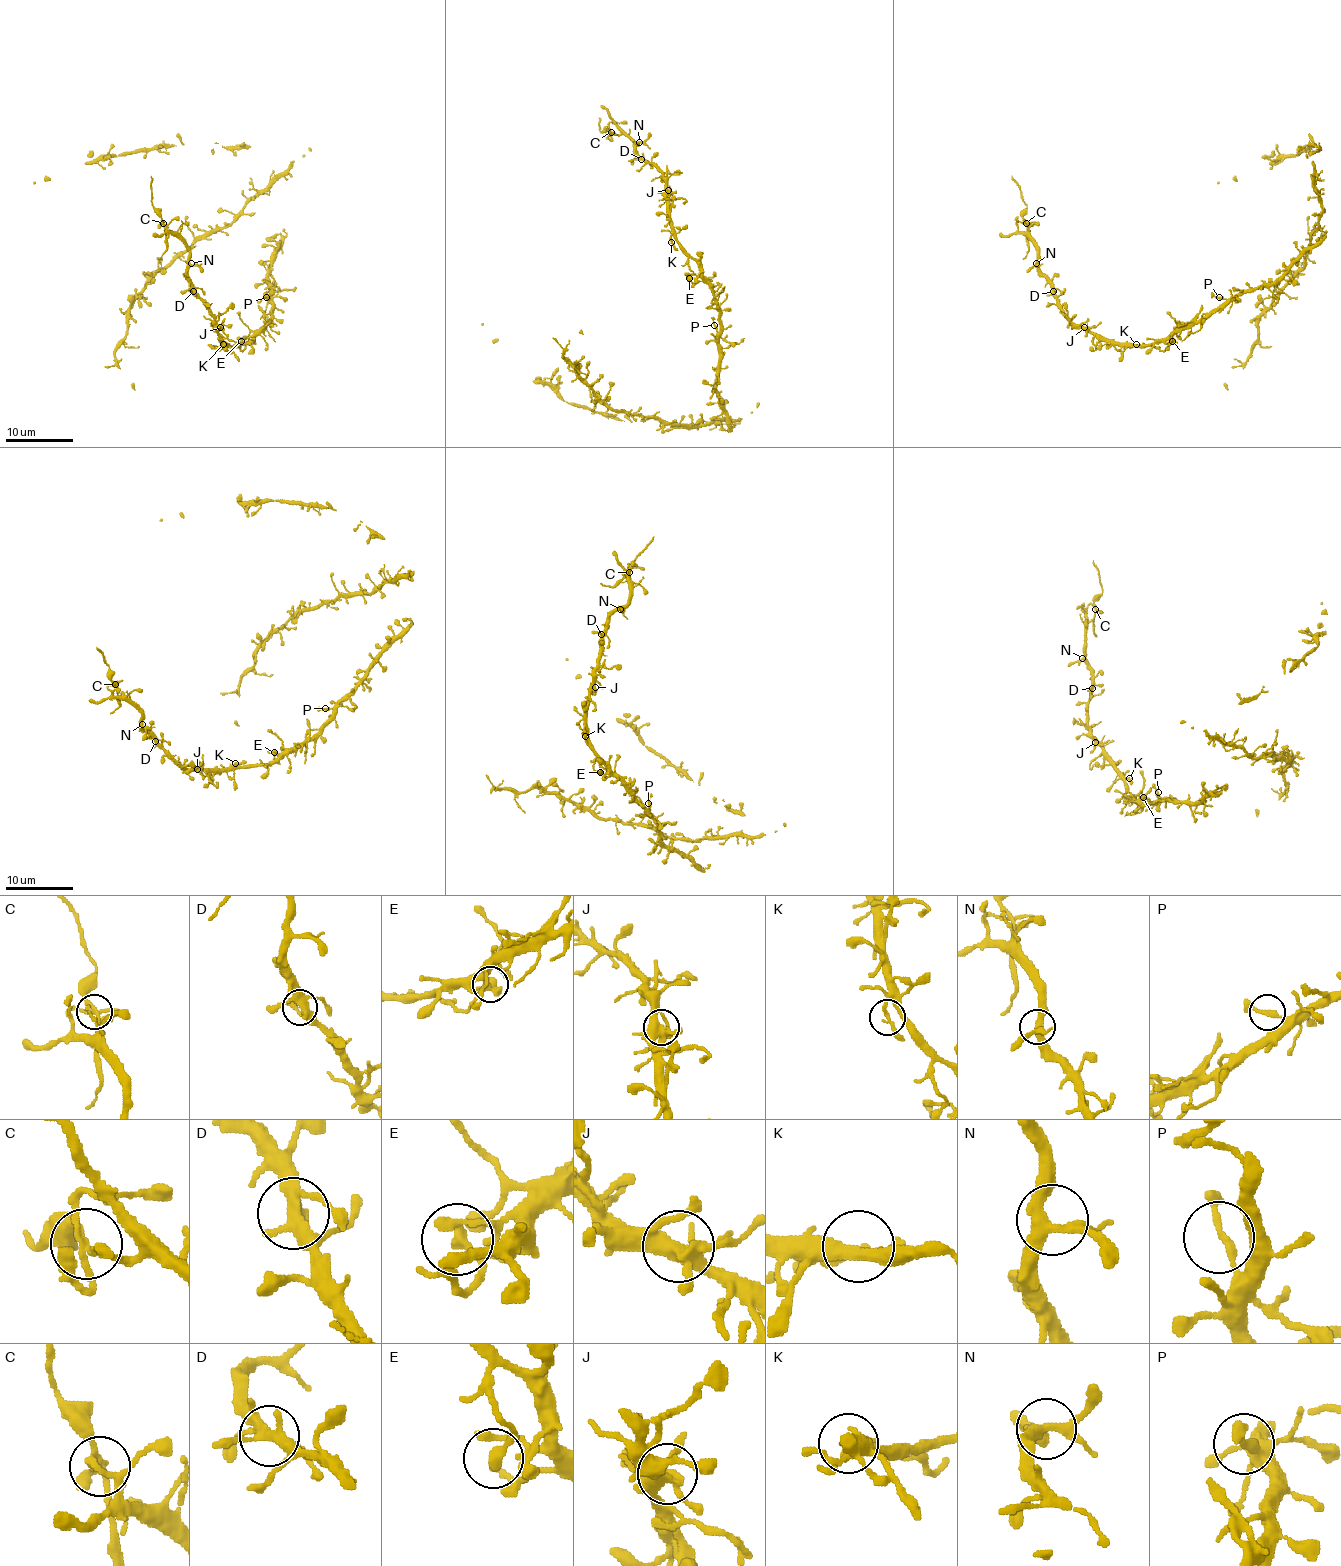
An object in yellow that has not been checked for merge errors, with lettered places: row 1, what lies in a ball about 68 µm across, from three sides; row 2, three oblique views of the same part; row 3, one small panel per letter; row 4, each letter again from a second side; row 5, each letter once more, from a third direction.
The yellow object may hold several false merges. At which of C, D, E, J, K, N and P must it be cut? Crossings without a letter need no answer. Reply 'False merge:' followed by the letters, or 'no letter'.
False merge: C

